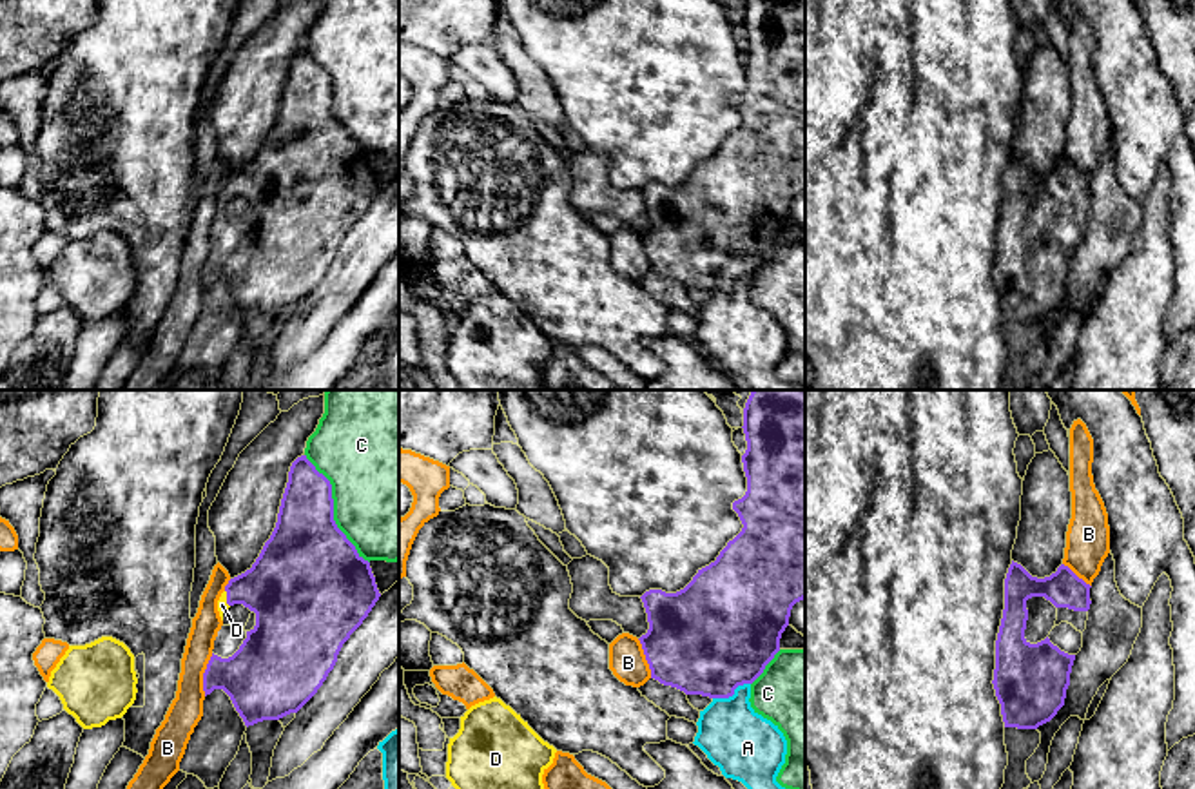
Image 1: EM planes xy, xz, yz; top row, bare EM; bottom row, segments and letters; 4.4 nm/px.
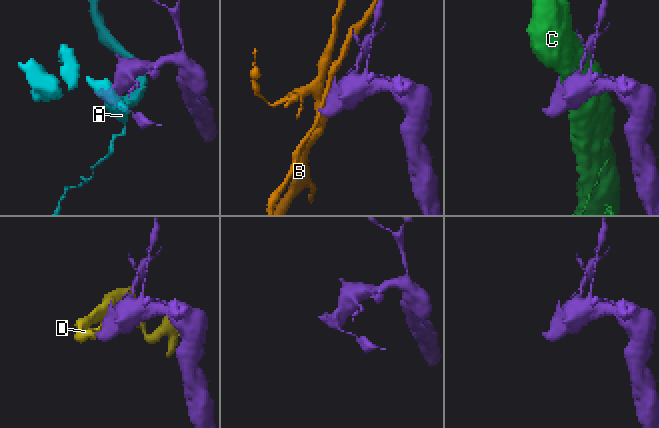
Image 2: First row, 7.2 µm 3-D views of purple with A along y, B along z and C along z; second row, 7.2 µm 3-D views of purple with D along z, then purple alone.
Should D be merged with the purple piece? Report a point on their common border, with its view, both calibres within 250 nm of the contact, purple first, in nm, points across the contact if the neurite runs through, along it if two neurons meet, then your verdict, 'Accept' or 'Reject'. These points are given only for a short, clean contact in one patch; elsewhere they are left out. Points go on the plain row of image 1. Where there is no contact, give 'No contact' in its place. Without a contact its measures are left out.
Touches purple at xy (227, 193). Thickness 320 nm (purple) against 50 nm. Accept

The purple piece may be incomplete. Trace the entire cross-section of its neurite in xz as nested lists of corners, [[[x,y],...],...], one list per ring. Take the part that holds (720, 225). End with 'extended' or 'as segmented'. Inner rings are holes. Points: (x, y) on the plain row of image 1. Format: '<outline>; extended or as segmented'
[[[745,0],[742,22],[747,34],[742,49],[747,85],[733,96],[742,125],[684,183],[649,183],[640,190],[649,223],[638,234],[651,272],[685,288],[729,292],[738,279],[753,278],[780,245],[792,200],[805,192],[805,0]]]; as segmented

